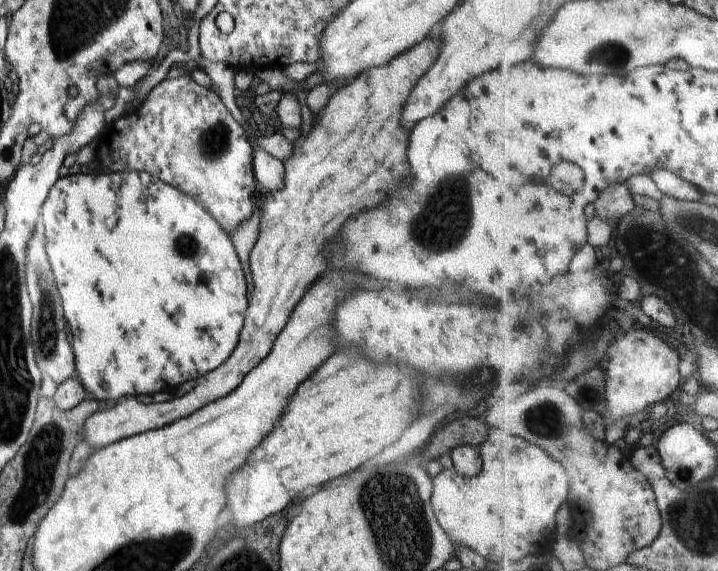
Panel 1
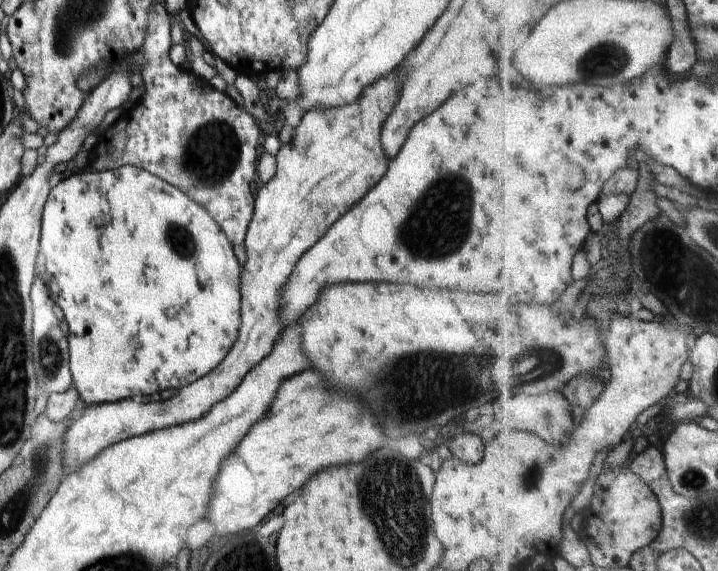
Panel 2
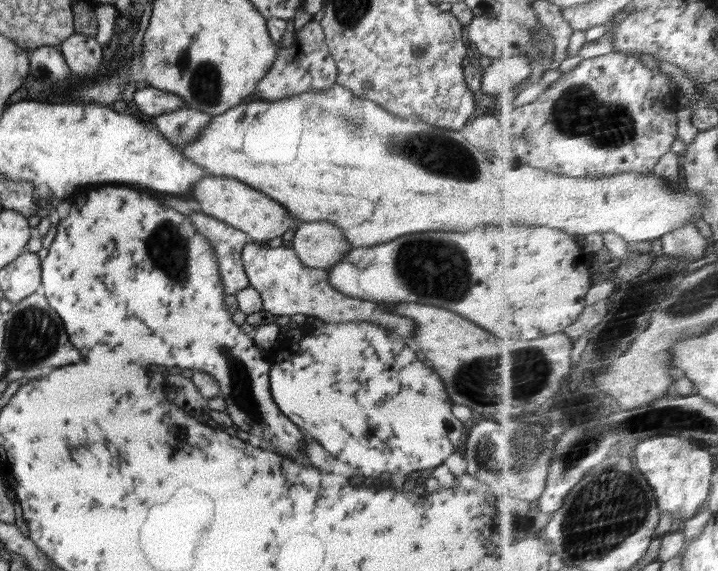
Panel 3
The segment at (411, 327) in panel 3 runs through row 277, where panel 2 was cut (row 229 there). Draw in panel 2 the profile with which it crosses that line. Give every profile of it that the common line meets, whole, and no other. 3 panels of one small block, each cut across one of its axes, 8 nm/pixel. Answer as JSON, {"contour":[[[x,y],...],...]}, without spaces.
{"contour":[[[398,66],[392,74],[378,78],[374,84],[366,86],[360,98],[346,106],[336,108],[312,108],[303,114],[299,125],[294,128],[291,140],[283,144],[276,158],[276,176],[258,190],[254,201],[254,216],[245,234],[246,264],[241,265],[241,323],[238,338],[226,358],[206,376],[192,384],[179,388],[176,396],[159,402],[143,403],[140,399],[127,398],[121,401],[95,405],[83,405],[68,418],[68,428],[62,442],[62,468],[66,475],[82,468],[86,462],[96,458],[102,450],[114,443],[142,436],[156,430],[194,422],[210,412],[210,408],[222,402],[234,392],[242,379],[258,366],[270,352],[281,334],[282,312],[280,312],[280,290],[294,272],[298,259],[314,246],[326,231],[350,208],[358,204],[362,197],[380,182],[390,164],[381,144],[382,124],[392,114],[404,80],[404,66]]]}

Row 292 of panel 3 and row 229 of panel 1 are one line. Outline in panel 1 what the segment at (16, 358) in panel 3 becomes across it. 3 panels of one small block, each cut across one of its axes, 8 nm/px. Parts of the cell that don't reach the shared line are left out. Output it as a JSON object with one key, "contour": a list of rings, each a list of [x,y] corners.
{"contour":[[[40,225],[34,230],[28,242],[26,256],[26,285],[33,307],[31,319],[31,342],[33,345],[36,364],[41,374],[46,374],[57,385],[76,377],[74,354],[66,331],[66,320],[61,298],[56,290],[53,272],[44,246],[44,235]]]}

